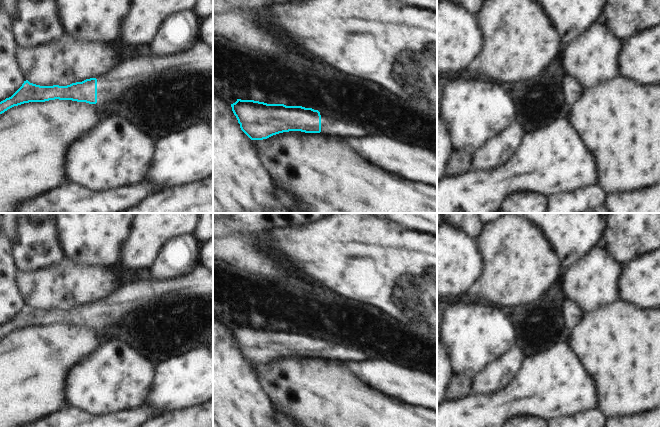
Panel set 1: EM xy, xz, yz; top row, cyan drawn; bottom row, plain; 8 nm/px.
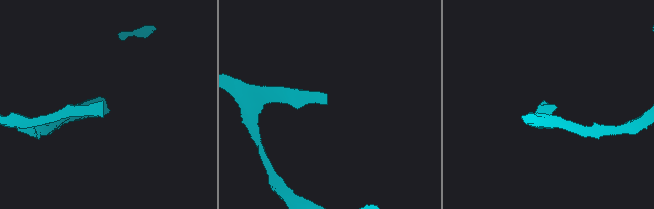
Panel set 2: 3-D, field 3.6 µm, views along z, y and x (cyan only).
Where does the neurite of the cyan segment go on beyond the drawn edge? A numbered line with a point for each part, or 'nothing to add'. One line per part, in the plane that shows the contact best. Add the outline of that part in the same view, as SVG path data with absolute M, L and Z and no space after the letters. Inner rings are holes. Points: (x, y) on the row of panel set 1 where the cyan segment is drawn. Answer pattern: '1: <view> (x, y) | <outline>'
1: xy (137, 89) | M197 40L188 50L175 55L127 56L108 73L97 78L97 104L107 115L117 115L132 125L164 129L169 124L169 84L188 72L213 70L213 48Z

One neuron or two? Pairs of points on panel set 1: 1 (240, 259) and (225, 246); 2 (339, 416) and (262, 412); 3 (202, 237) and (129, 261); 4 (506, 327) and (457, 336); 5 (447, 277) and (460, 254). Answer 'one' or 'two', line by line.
1: one
2: two
3: two
4: one
5: one

